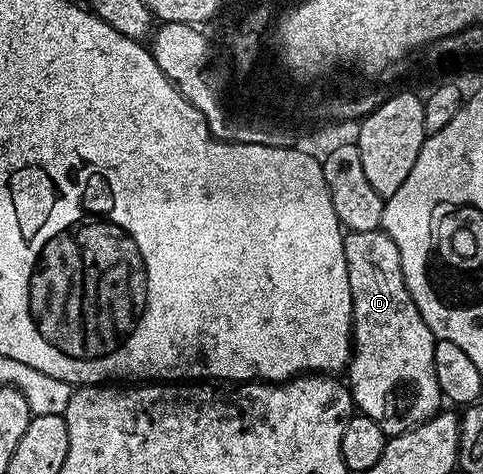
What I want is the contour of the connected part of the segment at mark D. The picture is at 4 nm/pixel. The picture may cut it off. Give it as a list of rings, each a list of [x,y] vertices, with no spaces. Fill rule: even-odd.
[[[381,228],[373,232],[346,231],[343,235],[345,244],[345,264],[349,268],[349,292],[353,300],[351,313],[351,361],[345,371],[349,383],[352,403],[358,413],[369,416],[384,434],[394,436],[404,434],[427,422],[440,413],[441,395],[437,376],[433,372],[433,348],[437,341],[435,334],[421,320],[421,312],[417,312],[417,304],[413,304],[413,296],[409,296],[409,288],[405,284],[405,276],[401,272],[401,252],[397,252],[397,244]]]

